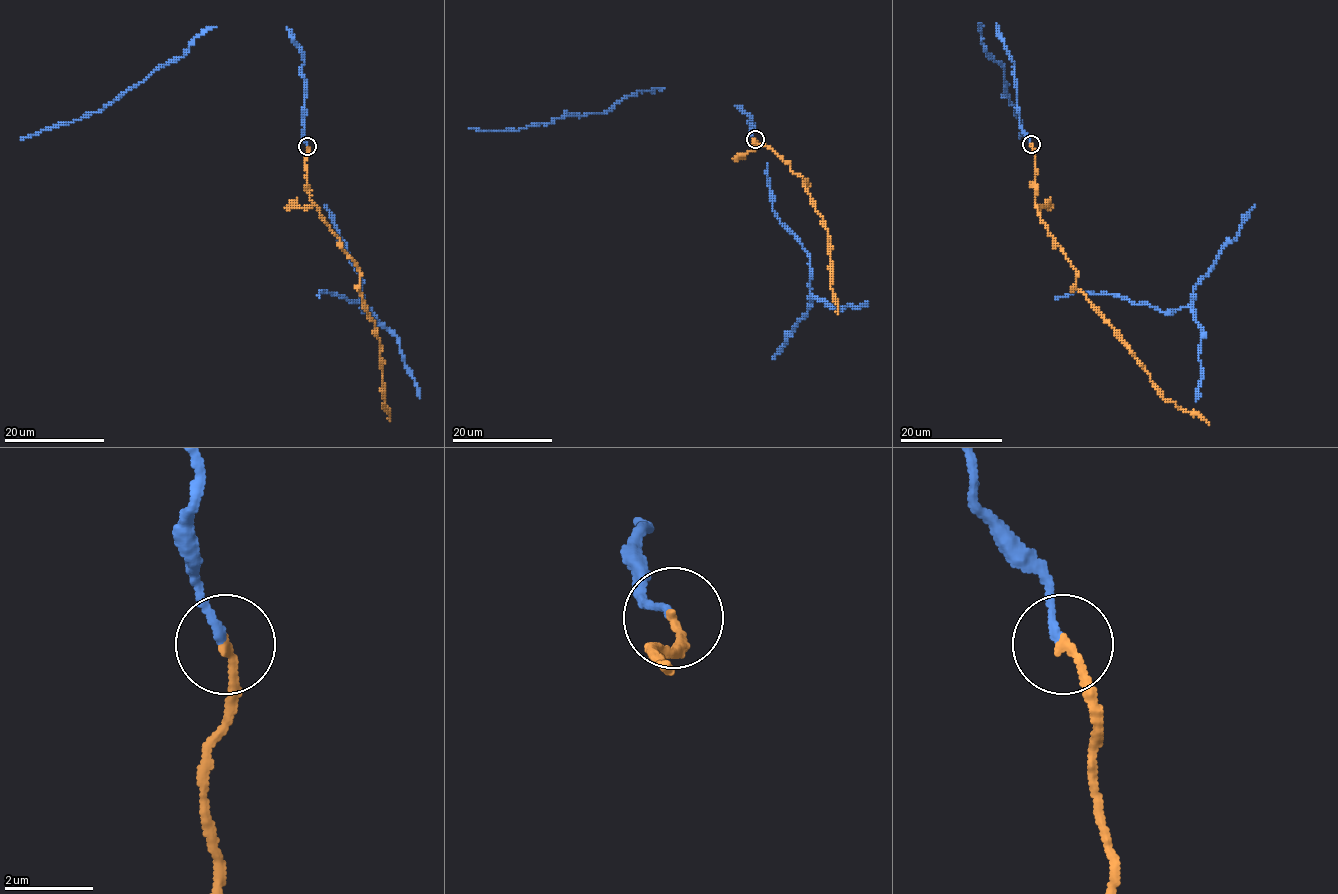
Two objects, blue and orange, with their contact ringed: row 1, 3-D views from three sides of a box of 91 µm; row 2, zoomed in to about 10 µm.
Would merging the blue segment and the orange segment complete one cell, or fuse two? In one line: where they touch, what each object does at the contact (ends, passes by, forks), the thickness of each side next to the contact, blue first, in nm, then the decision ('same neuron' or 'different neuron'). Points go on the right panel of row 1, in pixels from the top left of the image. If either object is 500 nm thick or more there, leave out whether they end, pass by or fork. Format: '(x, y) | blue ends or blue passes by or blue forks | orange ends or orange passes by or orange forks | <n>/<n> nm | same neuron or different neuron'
(1031, 144) | blue ends | orange ends | 180/200 nm | same neuron

